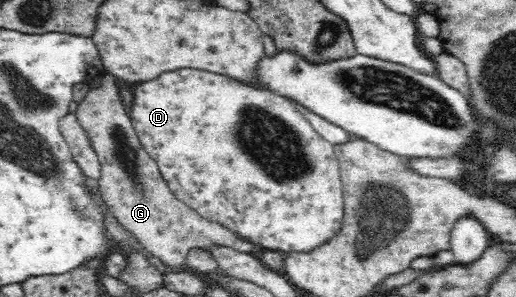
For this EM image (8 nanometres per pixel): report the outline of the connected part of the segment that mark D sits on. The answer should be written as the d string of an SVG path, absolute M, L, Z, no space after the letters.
M184 68L162 72L150 81L134 85L131 90L134 95L131 117L136 132L144 144L144 149L157 162L170 191L196 215L229 229L238 237L254 245L287 253L314 249L314 246L320 245L335 234L339 228L339 221L342 219L340 163L337 161L337 154L334 153L334 144L326 141L314 129L308 115L303 114L295 104L256 85L200 69Z

